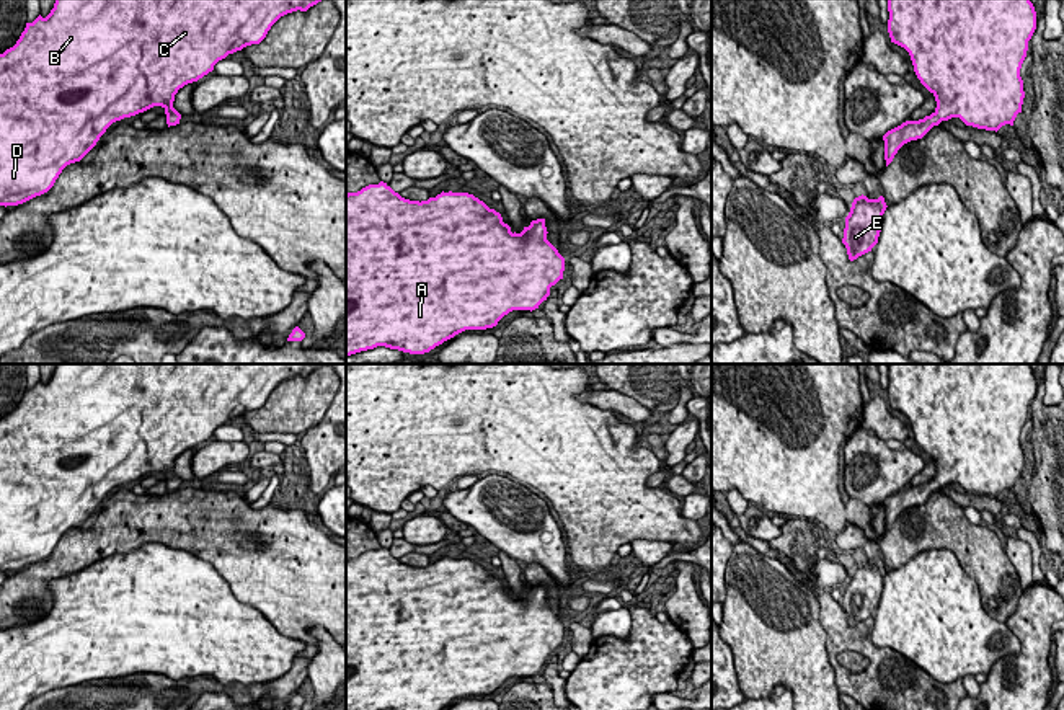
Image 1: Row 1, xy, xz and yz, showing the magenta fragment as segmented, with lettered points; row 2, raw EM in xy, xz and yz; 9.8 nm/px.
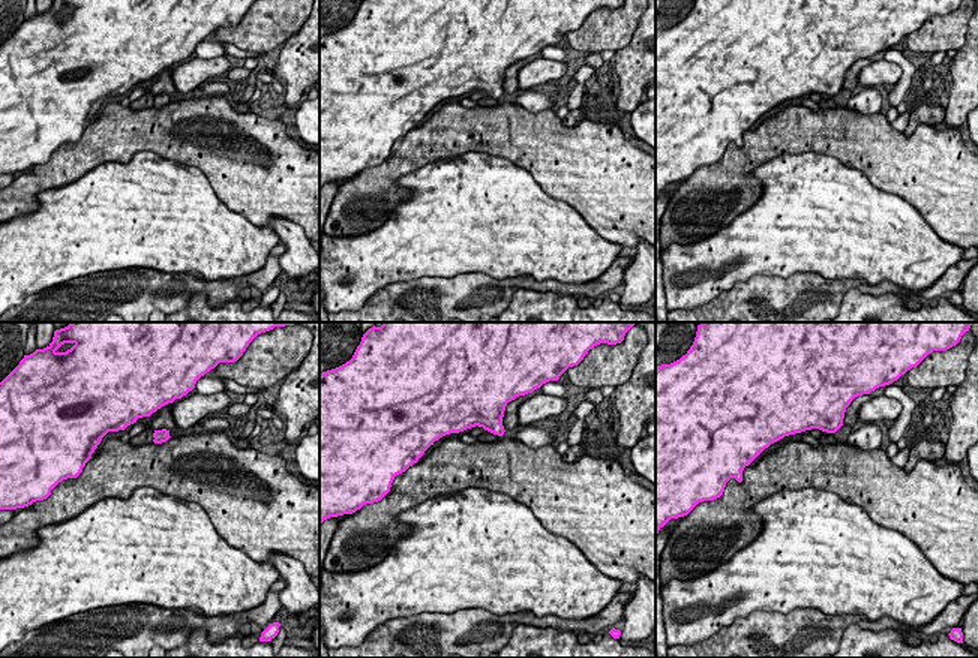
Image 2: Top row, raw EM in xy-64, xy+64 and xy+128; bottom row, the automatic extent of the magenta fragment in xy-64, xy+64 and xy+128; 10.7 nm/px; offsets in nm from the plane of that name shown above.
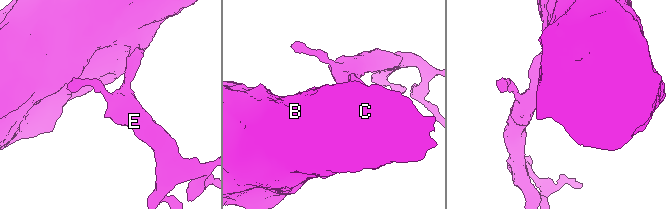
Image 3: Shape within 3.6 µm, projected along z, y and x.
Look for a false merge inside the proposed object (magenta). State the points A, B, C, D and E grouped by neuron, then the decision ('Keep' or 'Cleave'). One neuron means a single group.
Groups: A B C D E. Keep

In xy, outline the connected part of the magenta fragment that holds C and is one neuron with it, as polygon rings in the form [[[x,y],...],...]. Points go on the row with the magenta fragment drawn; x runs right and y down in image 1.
[[[55,0],[46,18],[39,15],[33,23],[26,23],[16,44],[0,54],[0,206],[18,206],[47,193],[62,170],[80,162],[116,121],[162,106],[168,127],[180,124],[181,114],[173,108],[180,88],[212,72],[228,54],[259,44],[281,16],[297,10],[307,11],[318,2],[321,0]]]

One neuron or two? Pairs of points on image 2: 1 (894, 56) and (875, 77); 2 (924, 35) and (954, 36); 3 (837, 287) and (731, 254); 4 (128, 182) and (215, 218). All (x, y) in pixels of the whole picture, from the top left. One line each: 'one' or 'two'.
1: two
2: one
3: two
4: one

